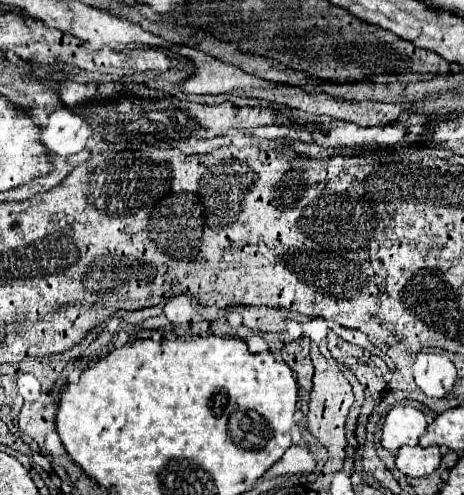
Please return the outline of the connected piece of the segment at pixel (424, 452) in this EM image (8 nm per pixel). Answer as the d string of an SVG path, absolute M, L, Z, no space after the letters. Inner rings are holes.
M401 447L397 453L397 469L407 477L431 475L441 463L439 447Z

